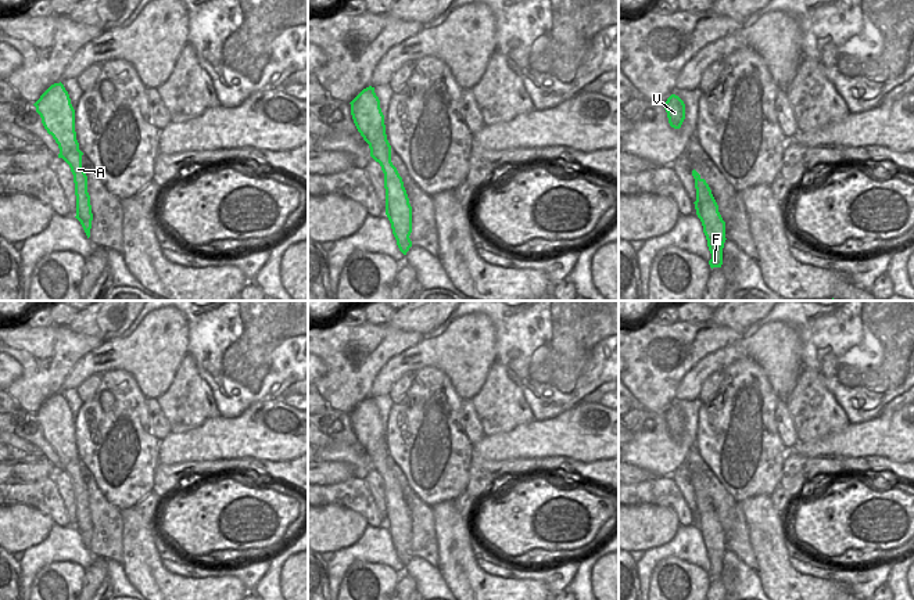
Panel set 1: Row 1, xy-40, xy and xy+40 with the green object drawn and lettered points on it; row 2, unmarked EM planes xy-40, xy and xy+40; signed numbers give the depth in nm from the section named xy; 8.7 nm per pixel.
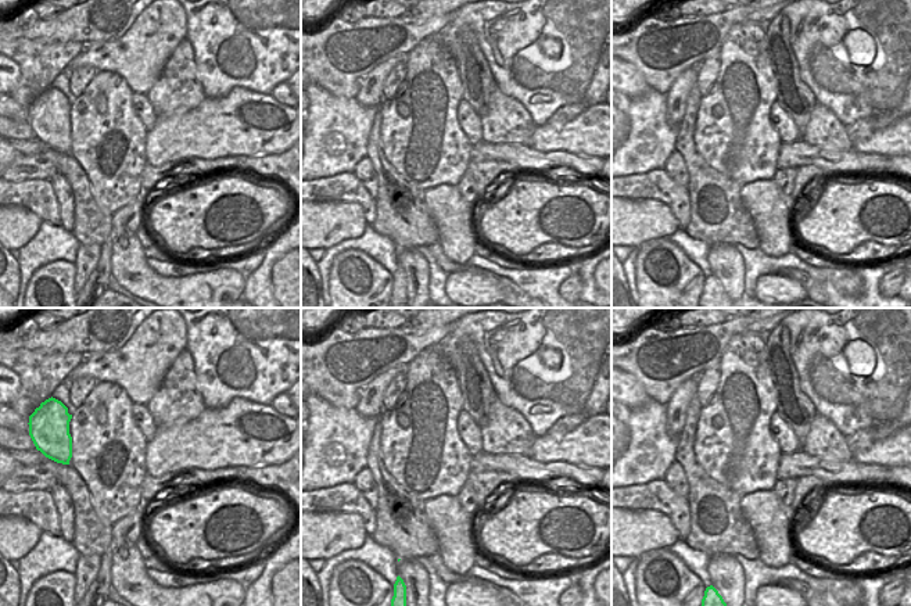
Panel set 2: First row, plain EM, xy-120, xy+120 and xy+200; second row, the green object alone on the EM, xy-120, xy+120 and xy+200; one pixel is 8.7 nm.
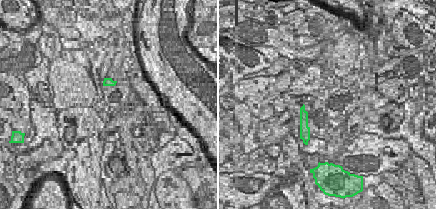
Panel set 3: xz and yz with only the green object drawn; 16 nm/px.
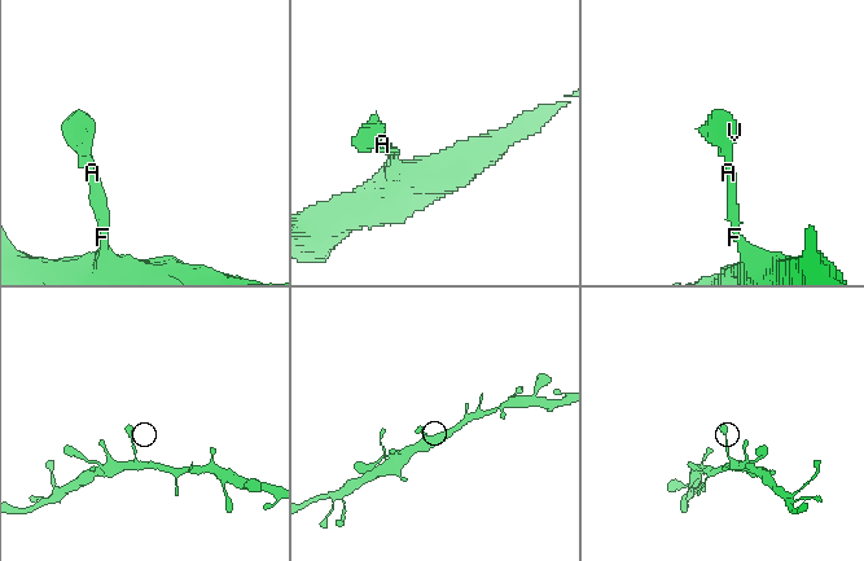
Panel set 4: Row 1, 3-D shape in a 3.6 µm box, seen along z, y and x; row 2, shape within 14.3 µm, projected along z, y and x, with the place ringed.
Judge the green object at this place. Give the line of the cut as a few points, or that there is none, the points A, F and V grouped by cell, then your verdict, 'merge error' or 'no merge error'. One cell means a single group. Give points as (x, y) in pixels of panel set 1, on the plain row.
no cut | A F V | no merge error

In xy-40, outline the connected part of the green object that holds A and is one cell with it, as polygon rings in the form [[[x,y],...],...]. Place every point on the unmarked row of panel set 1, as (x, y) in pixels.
[[[51,395],[33,414],[49,445],[58,455],[60,464],[71,478],[76,506],[76,529],[80,532],[87,549],[92,539],[92,515],[87,503],[87,486],[82,478],[82,466],[75,442],[75,420],[64,395]]]

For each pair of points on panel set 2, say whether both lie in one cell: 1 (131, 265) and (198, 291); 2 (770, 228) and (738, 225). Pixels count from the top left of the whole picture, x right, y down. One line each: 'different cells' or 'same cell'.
1: same cell
2: different cells

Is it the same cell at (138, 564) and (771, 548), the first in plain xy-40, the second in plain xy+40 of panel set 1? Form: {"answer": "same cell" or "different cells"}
{"answer": "same cell"}

